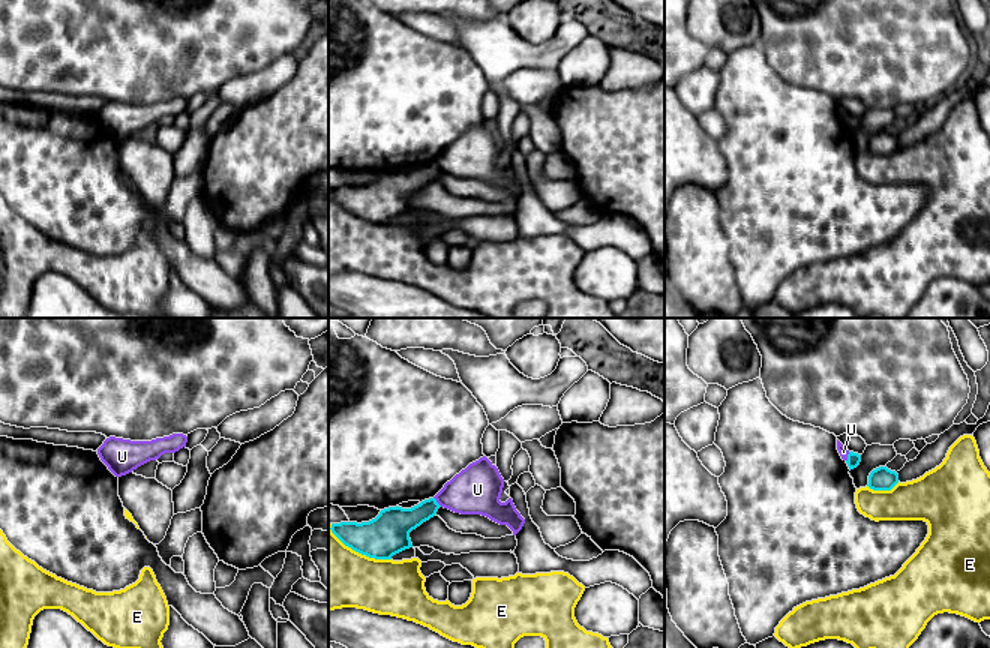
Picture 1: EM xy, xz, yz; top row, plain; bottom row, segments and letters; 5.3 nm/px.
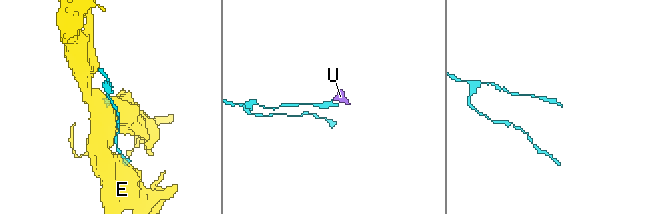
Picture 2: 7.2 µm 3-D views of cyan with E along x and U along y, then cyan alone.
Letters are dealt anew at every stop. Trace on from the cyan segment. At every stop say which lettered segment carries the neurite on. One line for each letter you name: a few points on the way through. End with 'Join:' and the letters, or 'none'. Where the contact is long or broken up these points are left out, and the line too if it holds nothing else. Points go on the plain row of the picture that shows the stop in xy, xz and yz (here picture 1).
Join: none

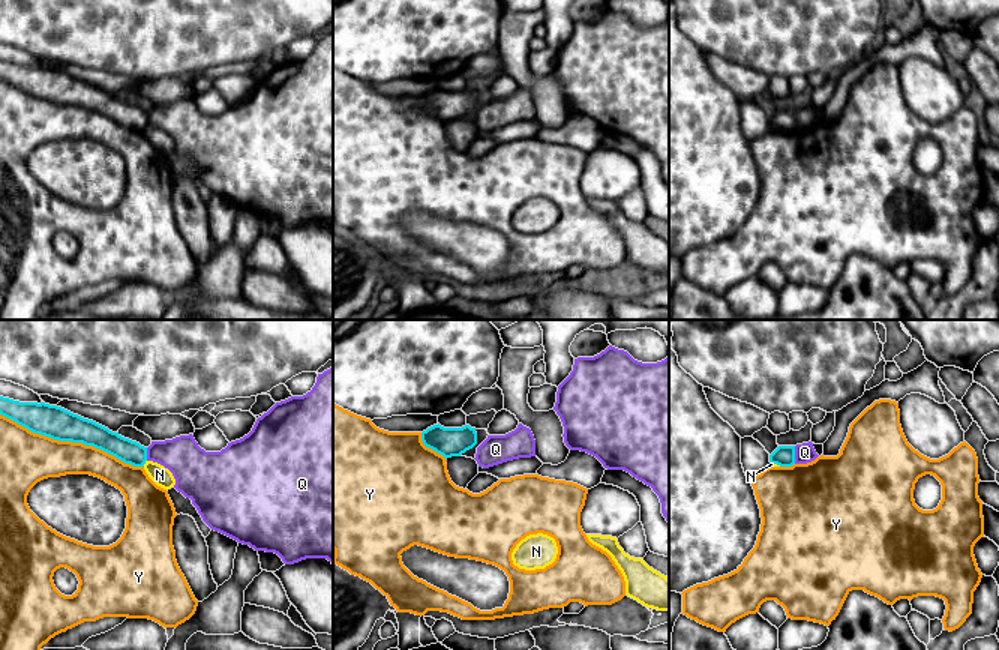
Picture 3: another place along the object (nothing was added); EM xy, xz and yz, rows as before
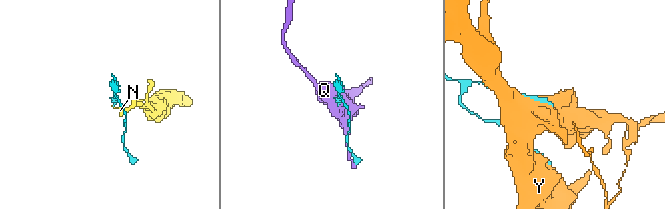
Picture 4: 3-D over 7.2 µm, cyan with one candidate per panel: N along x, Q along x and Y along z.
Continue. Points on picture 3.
Join: none

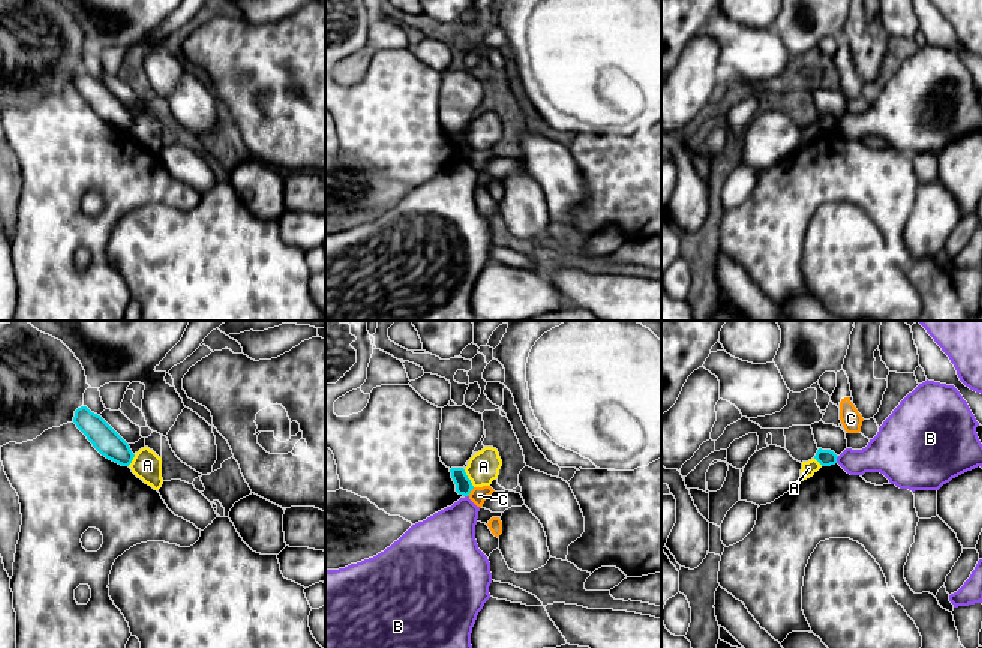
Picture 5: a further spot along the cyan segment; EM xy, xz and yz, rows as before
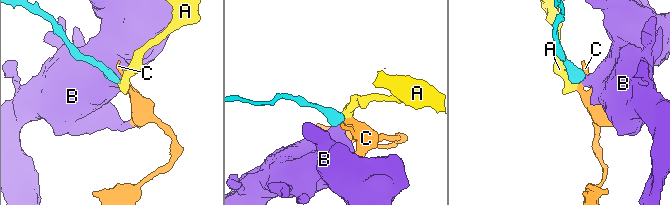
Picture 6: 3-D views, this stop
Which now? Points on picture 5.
C: way xz (464, 150), (470, 156), (479, 159)
Join: C

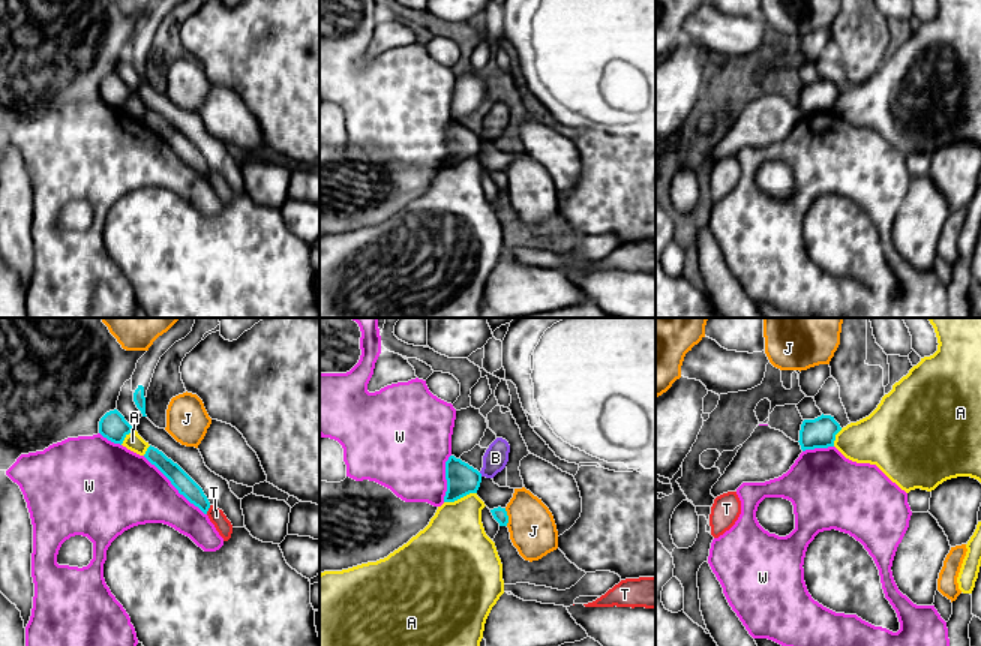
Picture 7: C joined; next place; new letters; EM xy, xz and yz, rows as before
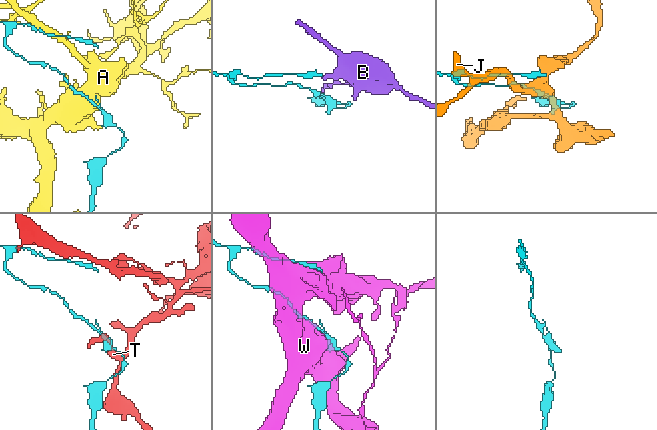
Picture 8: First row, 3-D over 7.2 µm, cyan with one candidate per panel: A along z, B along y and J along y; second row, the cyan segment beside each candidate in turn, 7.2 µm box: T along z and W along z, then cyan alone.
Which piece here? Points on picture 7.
Join: none

